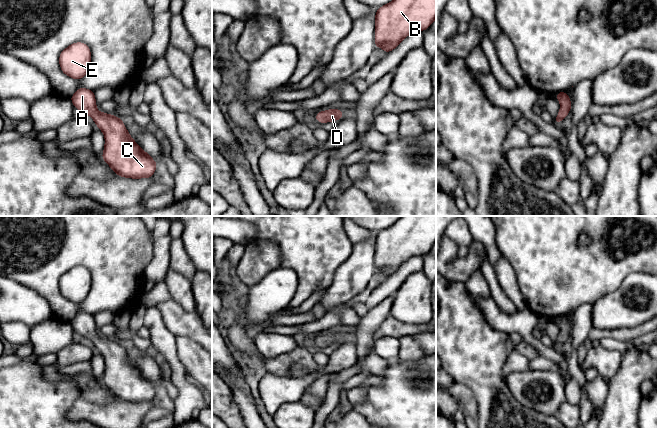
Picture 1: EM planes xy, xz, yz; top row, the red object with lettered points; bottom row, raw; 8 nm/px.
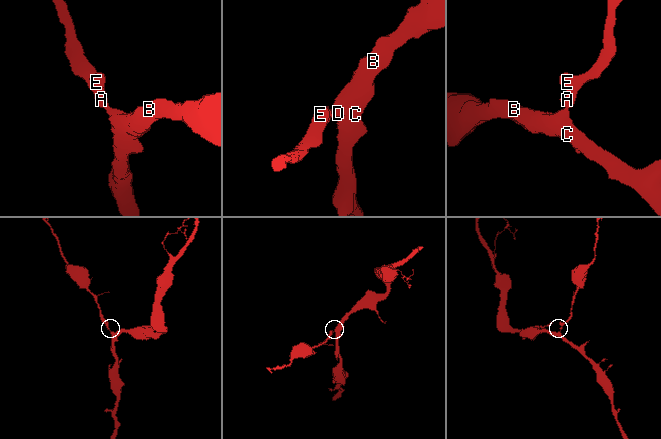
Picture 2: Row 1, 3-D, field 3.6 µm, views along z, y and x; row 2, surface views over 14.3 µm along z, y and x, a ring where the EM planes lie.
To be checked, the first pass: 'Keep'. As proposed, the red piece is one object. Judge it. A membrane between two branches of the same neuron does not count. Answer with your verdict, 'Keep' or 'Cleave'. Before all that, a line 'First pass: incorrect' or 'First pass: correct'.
First pass: correct
Keep

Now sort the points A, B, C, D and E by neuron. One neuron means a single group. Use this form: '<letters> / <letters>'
A B C D E

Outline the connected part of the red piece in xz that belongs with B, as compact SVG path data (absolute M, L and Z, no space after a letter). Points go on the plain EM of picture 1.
M401 216L393 225L377 233L375 239L375 272L382 272L385 278L395 273L408 259L424 255L436 242L436 216Z

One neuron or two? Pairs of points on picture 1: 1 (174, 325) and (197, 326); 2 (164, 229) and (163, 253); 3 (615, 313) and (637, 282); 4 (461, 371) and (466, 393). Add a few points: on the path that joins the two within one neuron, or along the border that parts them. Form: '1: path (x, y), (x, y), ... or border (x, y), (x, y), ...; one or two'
1: path (180, 325), (191, 326); one
2: path (163, 235), (163, 247); one
3: path (620, 304), (620, 294), (628, 287); one
4: border (454, 382), (464, 383), (471, 390), (477, 404); two

